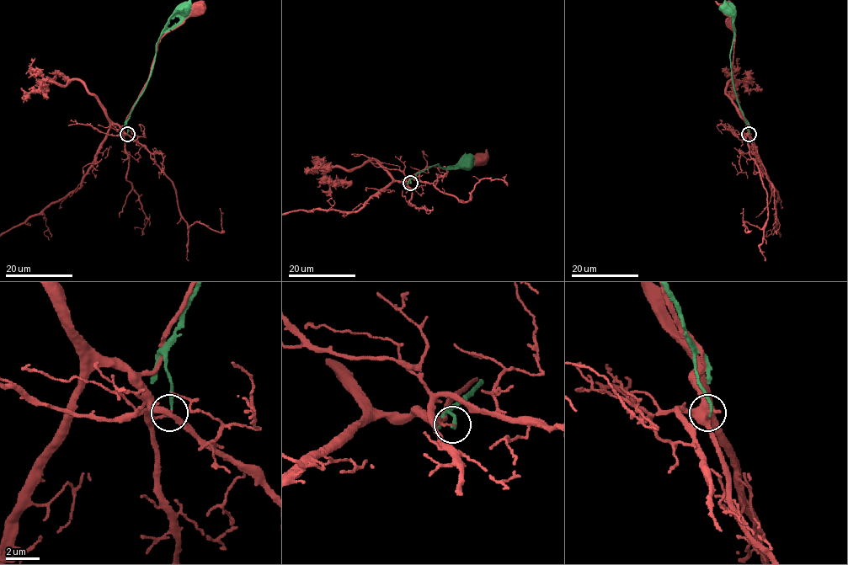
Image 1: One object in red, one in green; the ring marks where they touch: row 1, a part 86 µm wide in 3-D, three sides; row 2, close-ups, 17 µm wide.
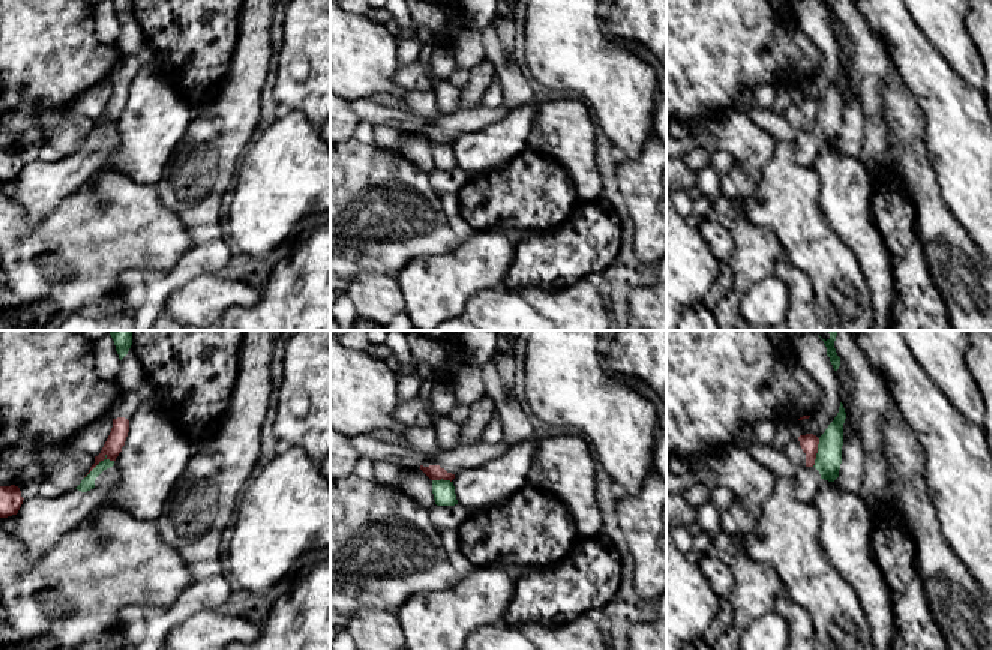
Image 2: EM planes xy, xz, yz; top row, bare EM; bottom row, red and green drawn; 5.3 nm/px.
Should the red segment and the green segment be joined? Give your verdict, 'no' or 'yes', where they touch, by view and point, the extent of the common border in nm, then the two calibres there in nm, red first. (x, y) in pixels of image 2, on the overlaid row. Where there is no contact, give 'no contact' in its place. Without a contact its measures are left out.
no; meets red in xy at (98, 463); contact 190 nm long; 100 nm thick on the red side, 70 nm on the other

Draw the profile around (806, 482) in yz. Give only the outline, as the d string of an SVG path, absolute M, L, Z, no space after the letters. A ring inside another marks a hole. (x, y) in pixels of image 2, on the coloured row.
M840 402L837 416L819 437L815 465L798 468L792 479L794 494L801 503L813 504L822 479L834 482L839 477L845 419L846 413Z

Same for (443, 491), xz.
M432 480L432 494L437 506L458 504L455 486L450 480Z

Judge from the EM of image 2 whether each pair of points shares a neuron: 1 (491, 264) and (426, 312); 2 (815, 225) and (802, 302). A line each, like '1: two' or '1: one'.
1: one
2: two

